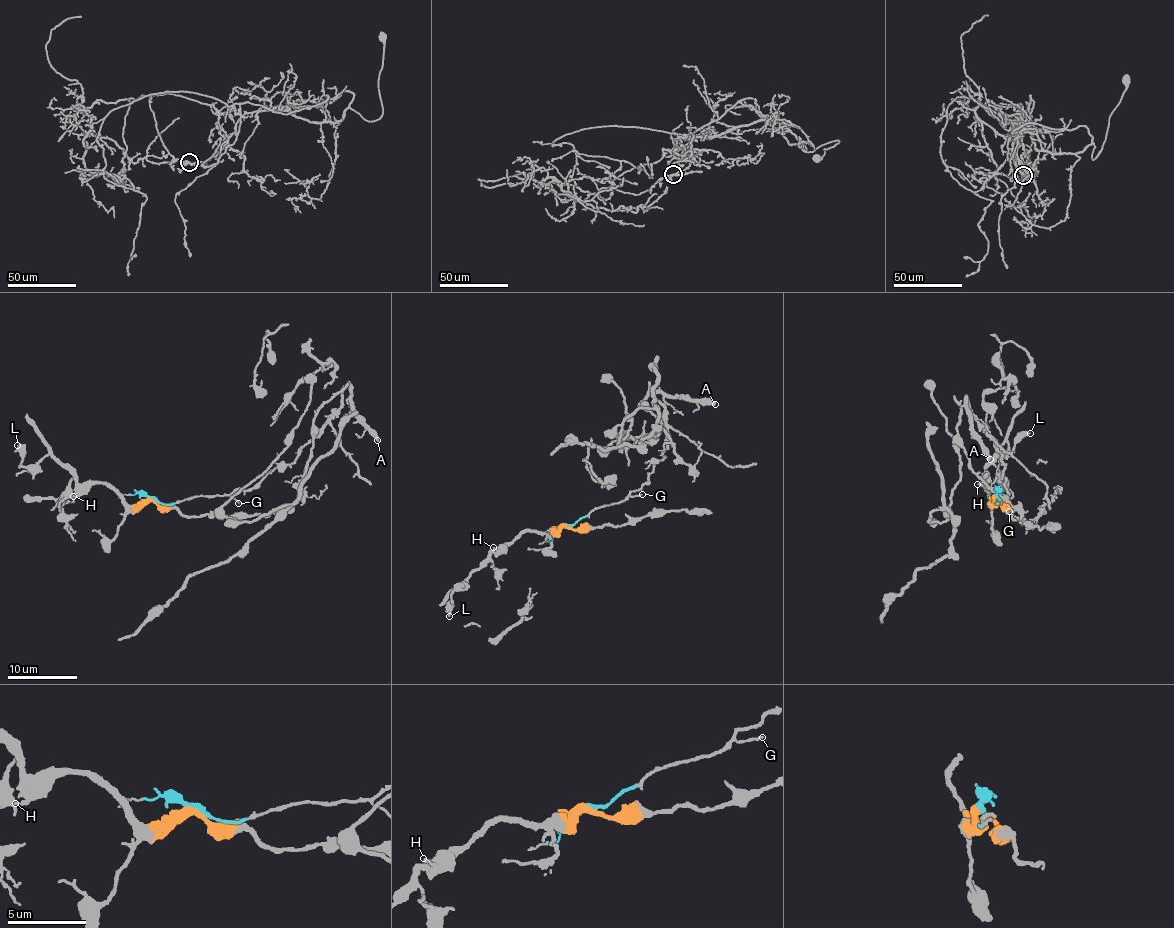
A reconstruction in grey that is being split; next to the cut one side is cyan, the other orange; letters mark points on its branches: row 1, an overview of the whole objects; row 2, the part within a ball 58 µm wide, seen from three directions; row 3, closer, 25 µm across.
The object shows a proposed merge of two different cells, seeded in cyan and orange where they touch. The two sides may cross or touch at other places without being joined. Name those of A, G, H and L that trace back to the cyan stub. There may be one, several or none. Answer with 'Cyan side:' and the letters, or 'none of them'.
Cyan side: A, G

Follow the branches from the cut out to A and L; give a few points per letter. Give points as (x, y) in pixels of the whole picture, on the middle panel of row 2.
A: (565, 526), (600, 506), (623, 502), (641, 488), (663, 458), (669, 431), (663, 399), (708, 399), (715, 404)
L: (565, 526), (558, 526), (555, 532), (526, 532), (495, 550), (461, 589), (453, 590), (448, 616)

